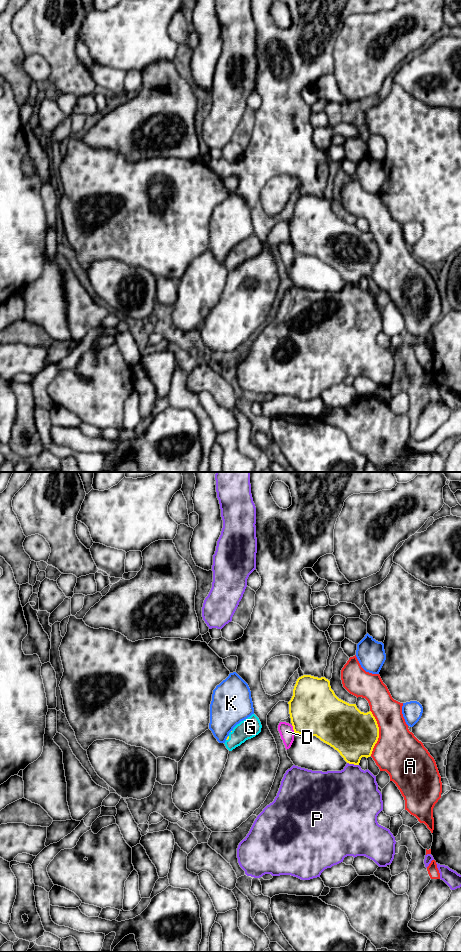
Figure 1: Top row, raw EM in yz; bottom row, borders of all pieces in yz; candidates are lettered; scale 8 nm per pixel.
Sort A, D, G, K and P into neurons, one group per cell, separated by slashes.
A / D / G / K / P

